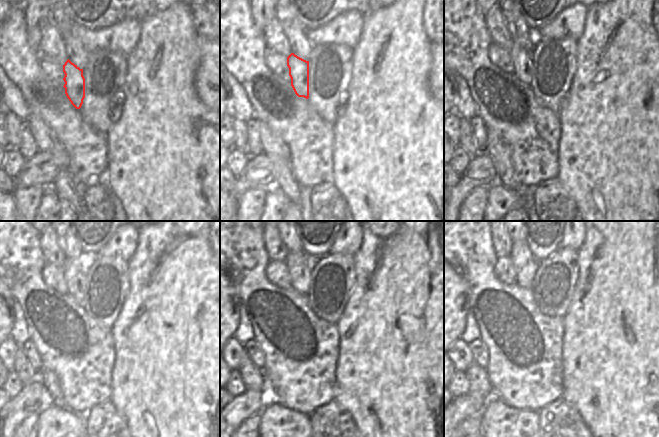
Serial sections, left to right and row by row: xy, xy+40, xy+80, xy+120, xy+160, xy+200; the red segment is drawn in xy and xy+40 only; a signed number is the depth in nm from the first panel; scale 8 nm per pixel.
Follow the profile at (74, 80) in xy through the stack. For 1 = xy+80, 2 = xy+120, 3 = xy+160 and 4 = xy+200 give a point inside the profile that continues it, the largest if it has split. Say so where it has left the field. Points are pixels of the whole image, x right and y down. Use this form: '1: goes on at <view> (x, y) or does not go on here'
1: goes on at xy+80 (522, 58)
2: goes on at xy+120 (75, 271)
3: goes on at xy+160 (300, 265)
4: goes on at xy+200 (525, 264)

